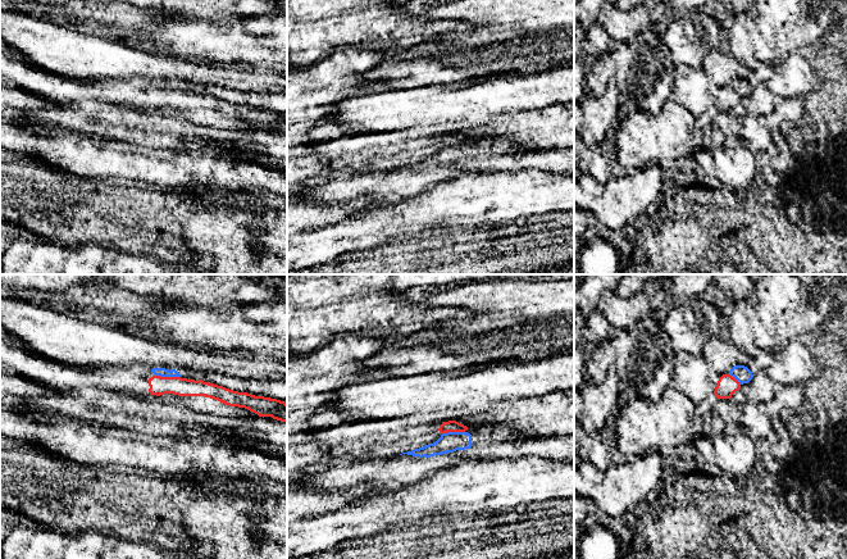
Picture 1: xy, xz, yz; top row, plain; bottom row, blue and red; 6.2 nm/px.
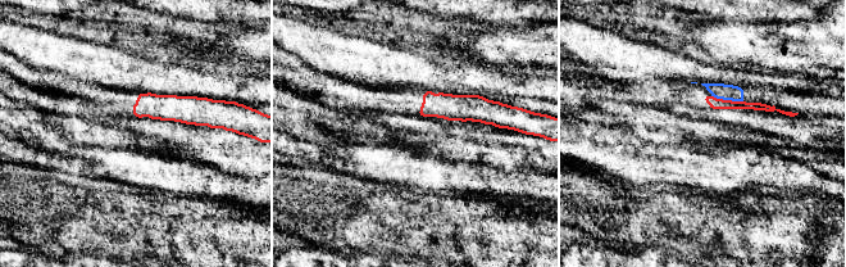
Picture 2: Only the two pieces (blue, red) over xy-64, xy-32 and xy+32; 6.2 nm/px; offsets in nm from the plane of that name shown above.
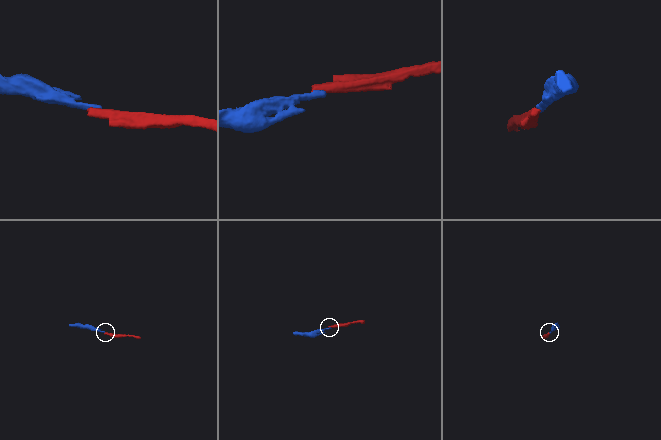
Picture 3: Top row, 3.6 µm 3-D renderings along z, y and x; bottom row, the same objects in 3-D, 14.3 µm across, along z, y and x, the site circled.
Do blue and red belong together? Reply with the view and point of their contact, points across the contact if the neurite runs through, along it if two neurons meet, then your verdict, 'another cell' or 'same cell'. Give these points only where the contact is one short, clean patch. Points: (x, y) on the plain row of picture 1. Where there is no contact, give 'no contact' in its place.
meets blue in xy at (168, 89); border along xy (155, 87), (180, 90); another cell

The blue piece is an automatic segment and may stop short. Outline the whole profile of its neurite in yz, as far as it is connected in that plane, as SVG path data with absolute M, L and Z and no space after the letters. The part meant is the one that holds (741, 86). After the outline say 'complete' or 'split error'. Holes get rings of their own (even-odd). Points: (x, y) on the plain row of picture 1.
M736 78L729 83L729 87L734 90L741 97L748 96L752 92L752 85L744 78Z | complete

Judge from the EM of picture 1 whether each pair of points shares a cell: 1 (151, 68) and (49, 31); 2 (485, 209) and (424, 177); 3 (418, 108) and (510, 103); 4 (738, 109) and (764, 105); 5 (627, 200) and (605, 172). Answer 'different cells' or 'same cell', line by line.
1: same cell
2: different cells
3: same cell
4: same cell
5: different cells

